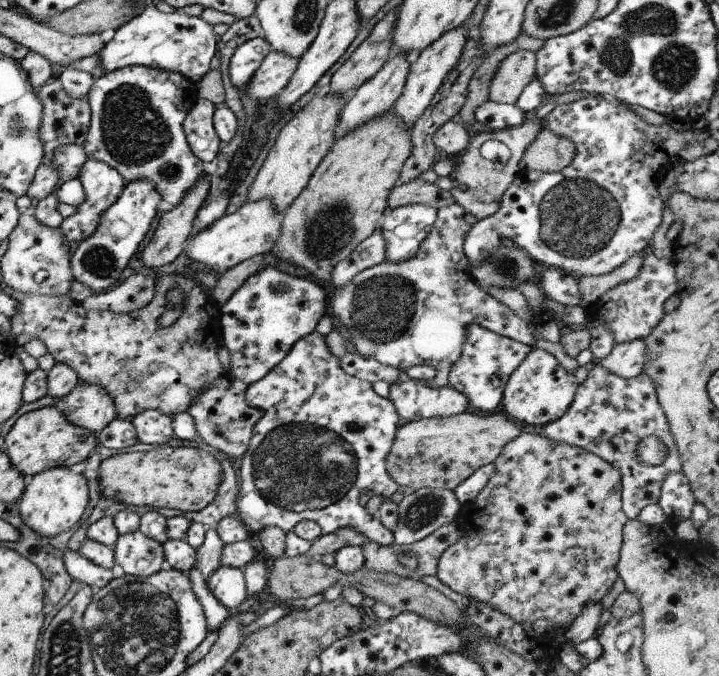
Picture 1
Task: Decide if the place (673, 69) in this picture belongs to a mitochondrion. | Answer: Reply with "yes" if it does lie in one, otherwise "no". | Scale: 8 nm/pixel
yes

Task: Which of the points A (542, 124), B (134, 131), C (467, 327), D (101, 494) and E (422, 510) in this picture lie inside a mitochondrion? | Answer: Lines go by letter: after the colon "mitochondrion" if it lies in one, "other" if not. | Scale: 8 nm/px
A: other
B: mitochondrion
C: other
D: other
E: mitochondrion

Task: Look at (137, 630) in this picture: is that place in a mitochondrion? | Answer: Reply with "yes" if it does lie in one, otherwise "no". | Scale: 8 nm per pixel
yes

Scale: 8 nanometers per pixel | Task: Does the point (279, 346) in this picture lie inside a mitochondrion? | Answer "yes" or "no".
no

